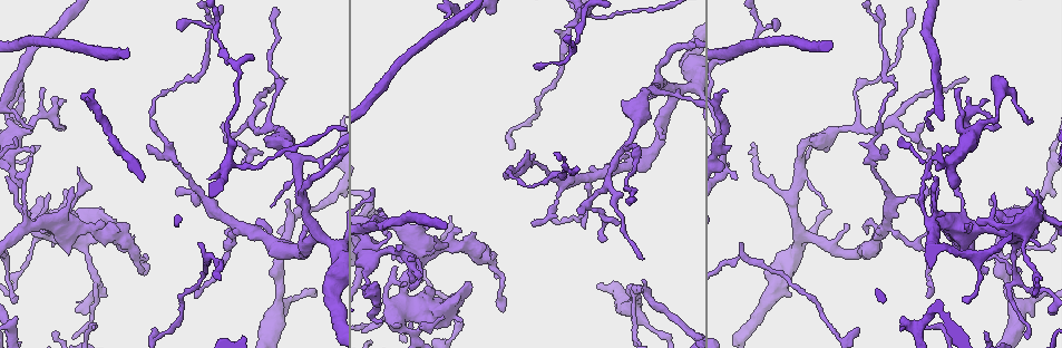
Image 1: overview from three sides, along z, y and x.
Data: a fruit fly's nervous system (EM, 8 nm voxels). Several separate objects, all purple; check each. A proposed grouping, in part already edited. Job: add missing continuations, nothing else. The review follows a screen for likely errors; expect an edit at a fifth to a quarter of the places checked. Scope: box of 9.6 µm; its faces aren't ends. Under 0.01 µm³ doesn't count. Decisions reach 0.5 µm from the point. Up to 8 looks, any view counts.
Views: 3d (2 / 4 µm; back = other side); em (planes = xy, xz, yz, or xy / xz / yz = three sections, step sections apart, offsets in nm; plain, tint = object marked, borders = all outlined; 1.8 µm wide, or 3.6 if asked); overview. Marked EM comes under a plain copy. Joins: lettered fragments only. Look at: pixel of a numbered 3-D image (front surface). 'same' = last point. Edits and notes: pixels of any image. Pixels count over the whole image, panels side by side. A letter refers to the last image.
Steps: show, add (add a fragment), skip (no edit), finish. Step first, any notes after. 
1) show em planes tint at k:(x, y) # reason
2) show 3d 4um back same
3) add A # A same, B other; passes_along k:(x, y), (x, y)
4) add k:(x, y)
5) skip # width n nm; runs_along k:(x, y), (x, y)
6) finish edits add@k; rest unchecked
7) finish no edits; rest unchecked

show em planes borders at 1:(30, 224) # calibre changes

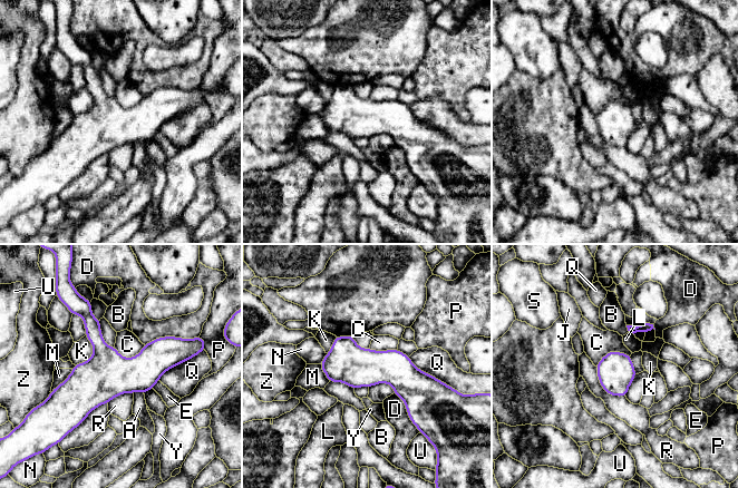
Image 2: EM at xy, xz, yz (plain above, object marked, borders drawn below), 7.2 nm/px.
skip # A other, B other, C other, D other, E other, J other, K other, L other, M other, N other, P other, Q other, R other, S other, U other, Y other, Z other; border 2:(630, 354), (609, 351), (595, 366); no lettered fragment goes on from it

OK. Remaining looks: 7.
show 3d 4um at 1:(555, 220) # an open end

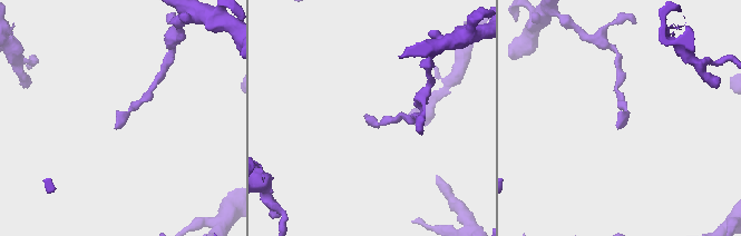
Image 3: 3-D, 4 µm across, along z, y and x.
show em planes tint at 3:(115, 126)

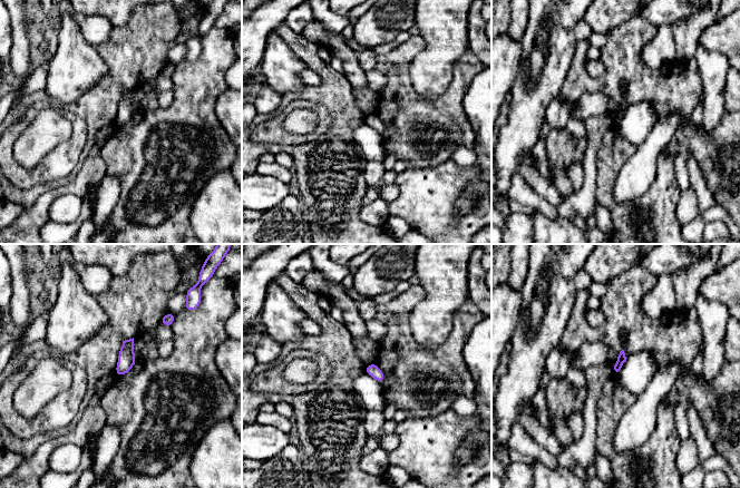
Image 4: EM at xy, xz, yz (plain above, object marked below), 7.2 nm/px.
show em planes borders same

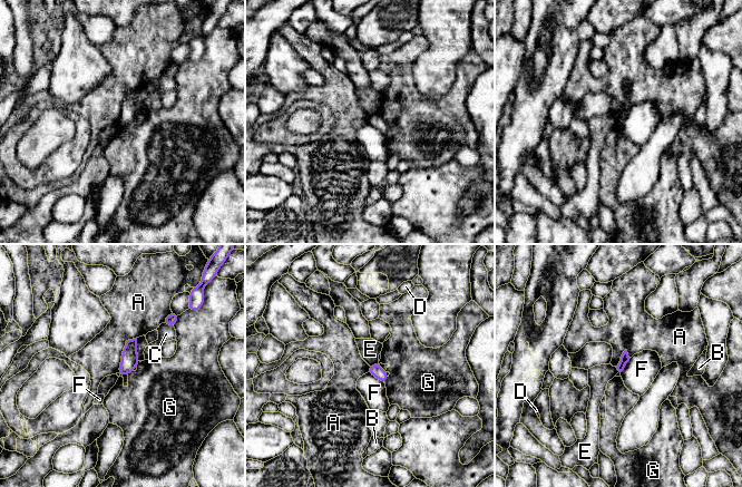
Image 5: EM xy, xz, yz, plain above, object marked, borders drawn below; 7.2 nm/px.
skip # A other, B other, C other, D other, E other, F other, G other; border 5:(136, 337), (125, 343), (117, 372); no lettered fragment goes on from it

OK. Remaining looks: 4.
show em xz step 4 tint at 1:(367, 280) # sudden change in width

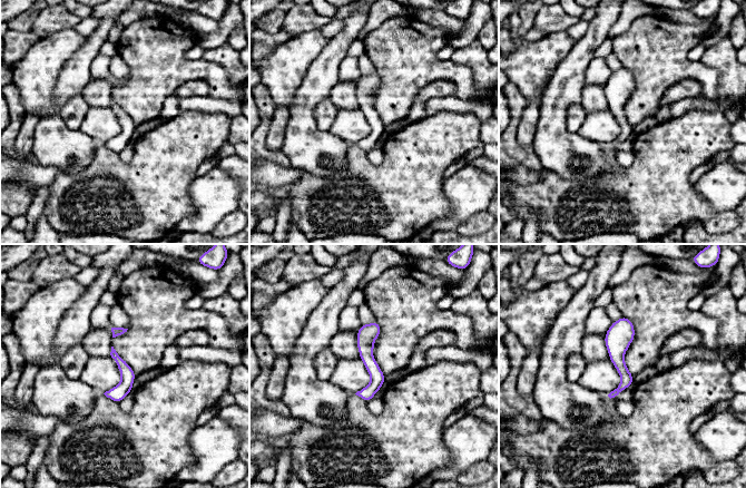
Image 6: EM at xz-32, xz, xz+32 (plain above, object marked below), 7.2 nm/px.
show em planes borders same # cut it another way

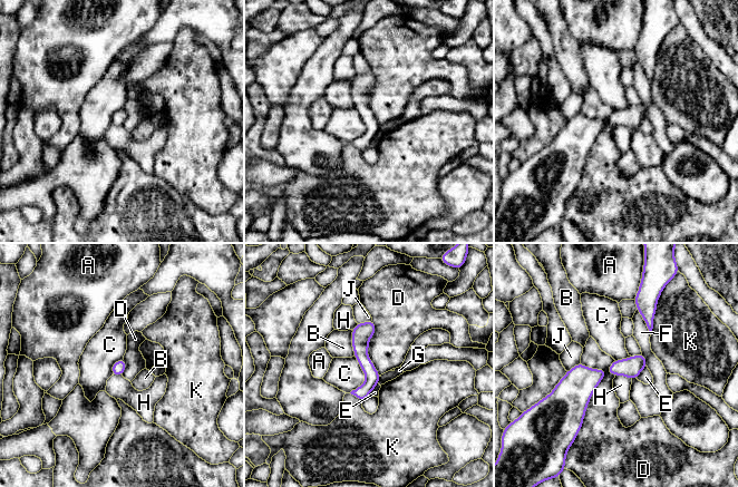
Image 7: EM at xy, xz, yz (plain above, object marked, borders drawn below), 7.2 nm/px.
skip # A other, B other, C other, D other, E other, F other, G other, H other, J other, K other; runs_along 7:(643, 360), (556, 391); no lettered fragment goes on from it

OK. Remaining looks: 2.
finish no edits; rest unchecked

